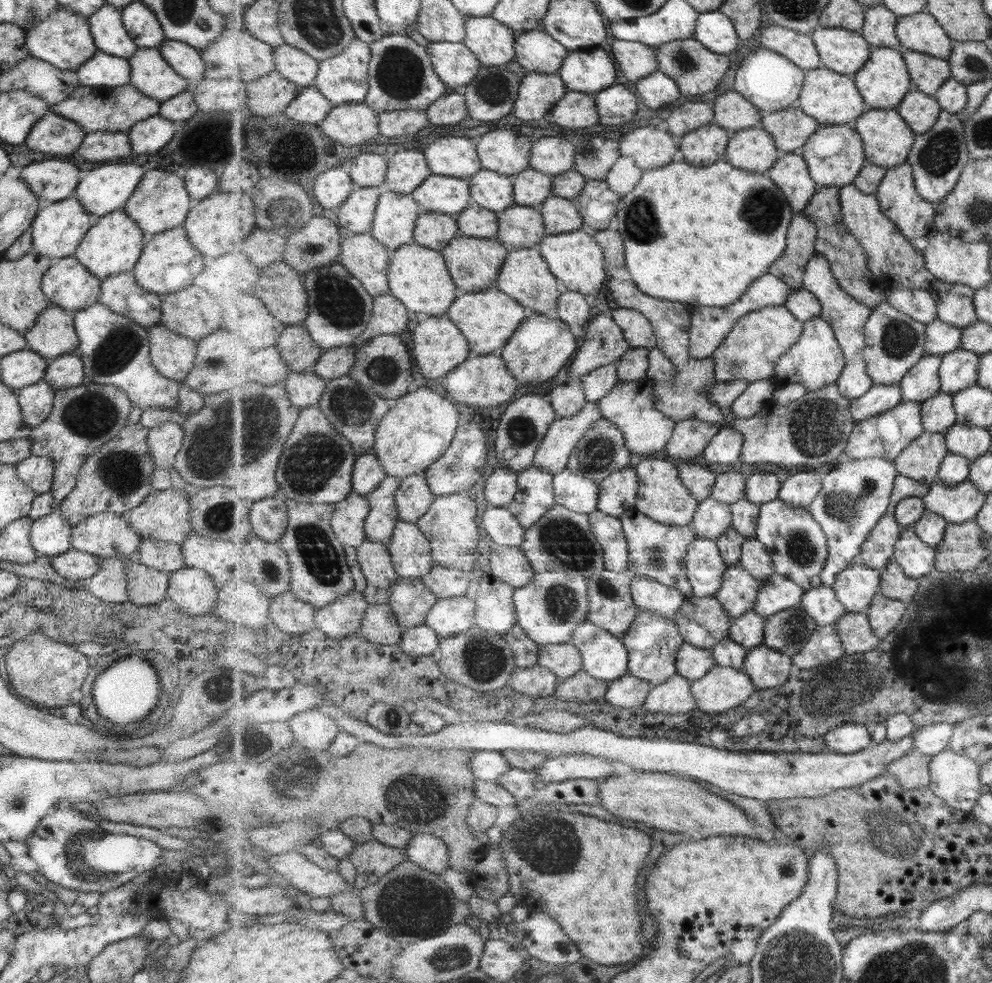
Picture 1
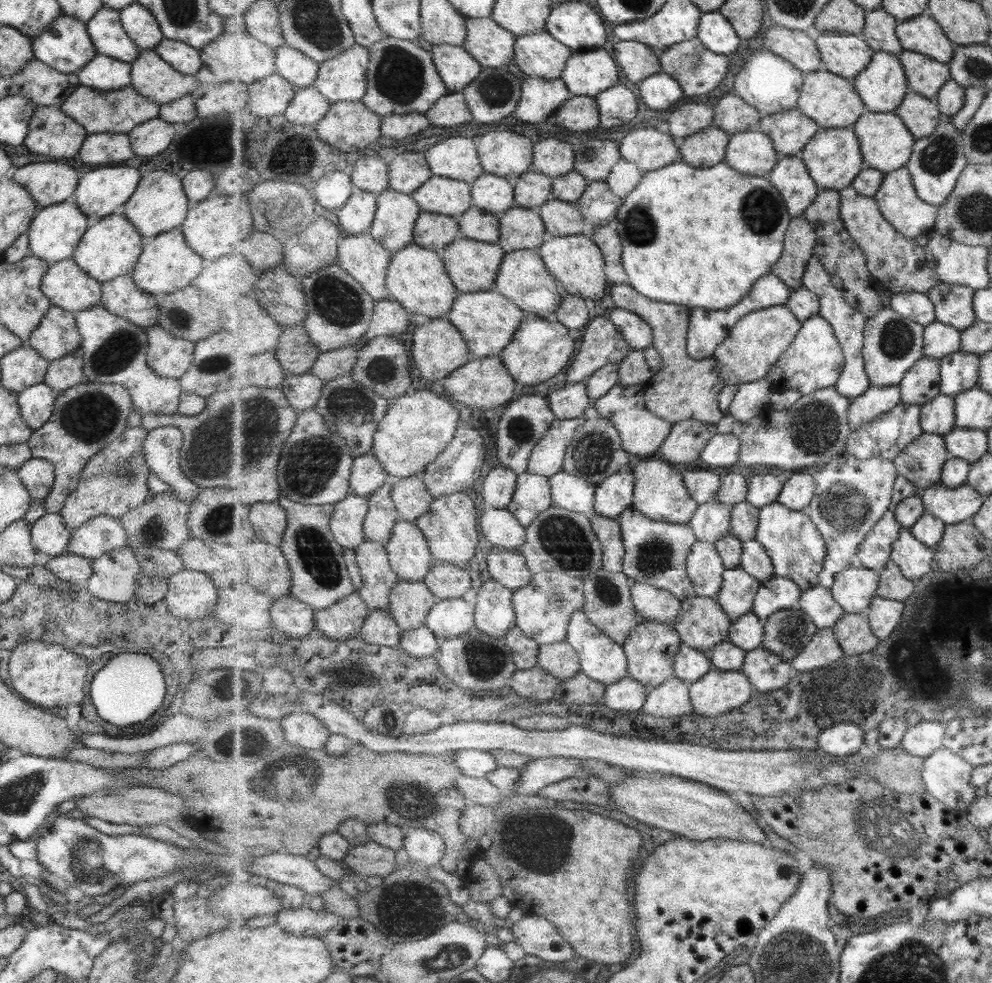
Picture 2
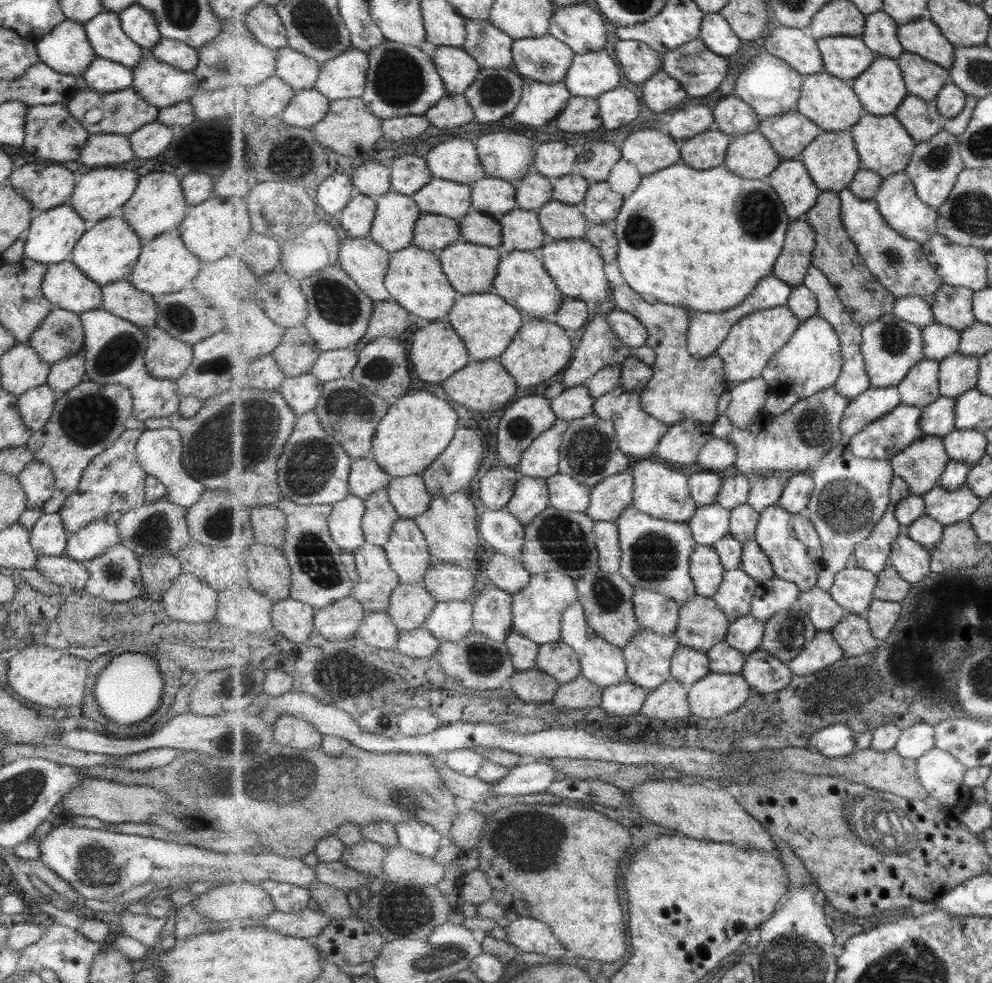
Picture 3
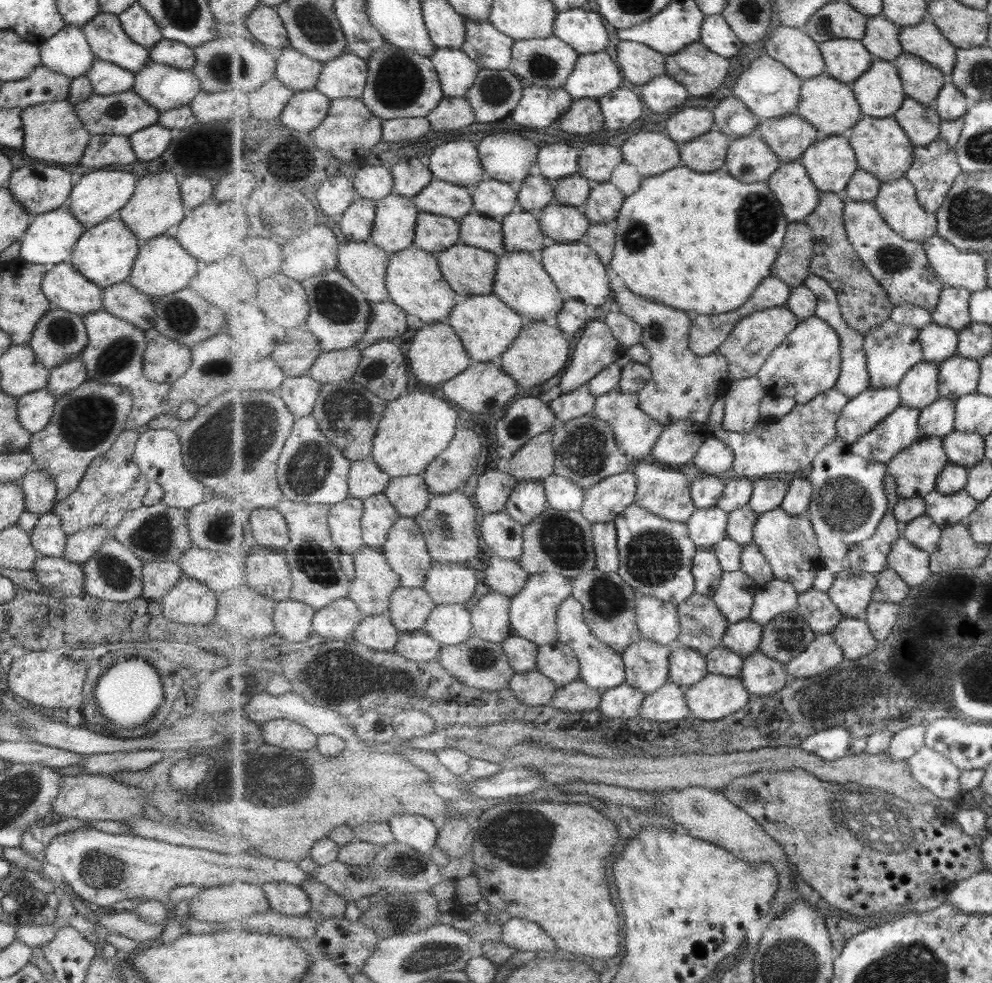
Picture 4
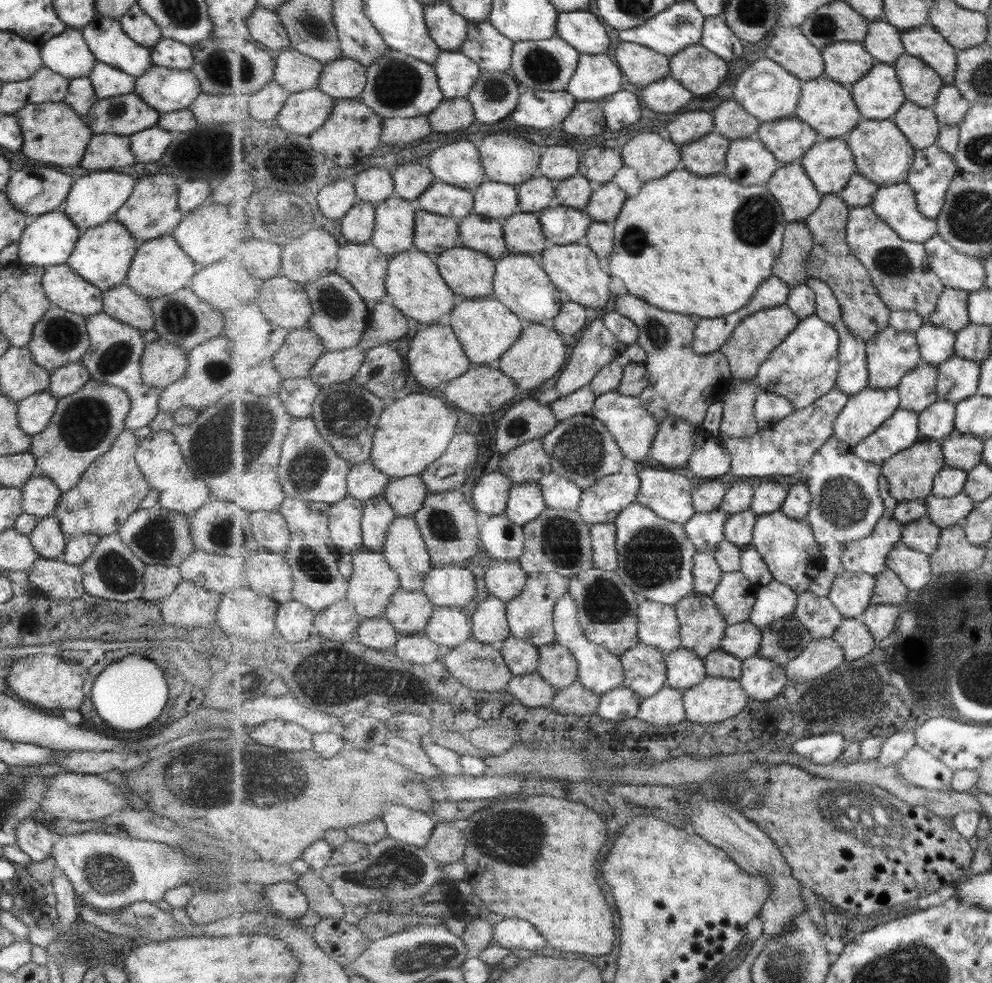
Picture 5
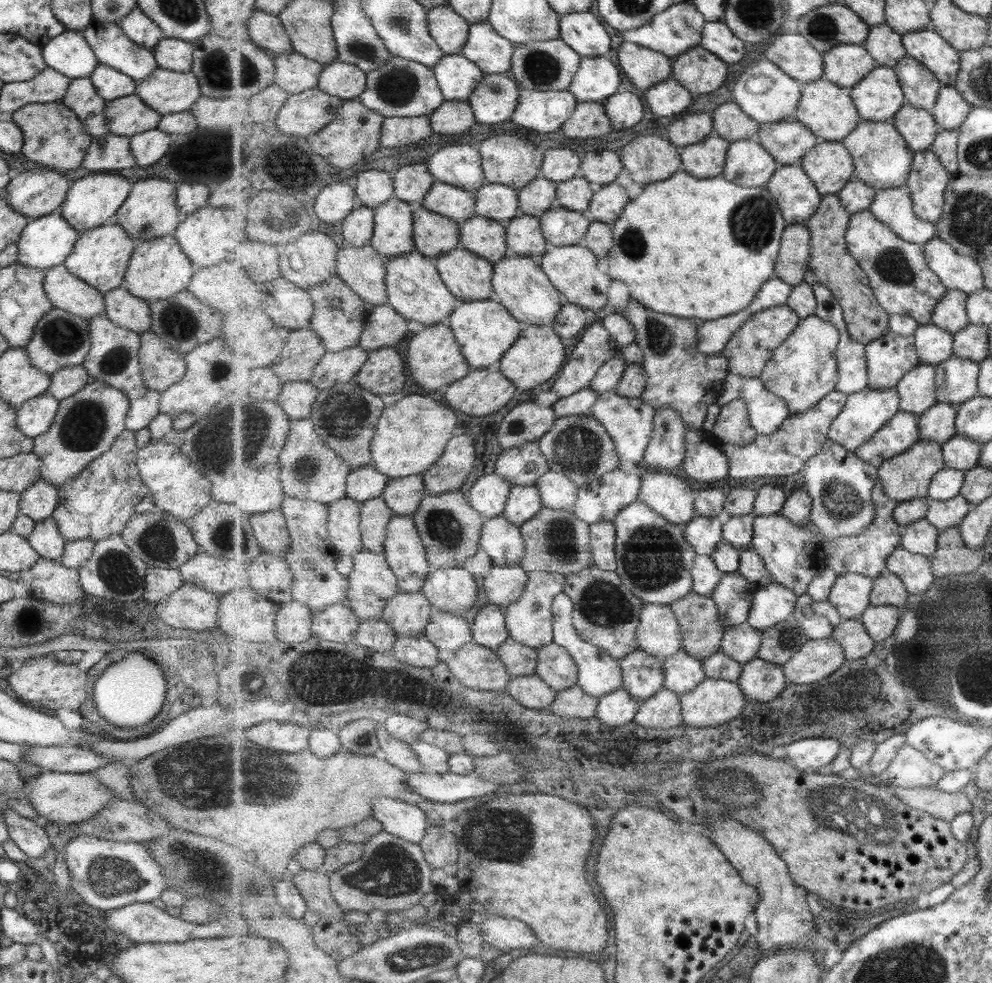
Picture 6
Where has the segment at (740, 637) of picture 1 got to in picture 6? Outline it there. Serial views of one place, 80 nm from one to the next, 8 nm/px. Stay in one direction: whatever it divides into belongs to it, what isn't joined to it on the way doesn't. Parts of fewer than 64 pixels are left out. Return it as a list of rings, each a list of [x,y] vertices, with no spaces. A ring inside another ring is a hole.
[[[748,622],[734,627],[726,627],[721,651],[741,663],[746,663],[758,657],[762,640],[763,632]]]

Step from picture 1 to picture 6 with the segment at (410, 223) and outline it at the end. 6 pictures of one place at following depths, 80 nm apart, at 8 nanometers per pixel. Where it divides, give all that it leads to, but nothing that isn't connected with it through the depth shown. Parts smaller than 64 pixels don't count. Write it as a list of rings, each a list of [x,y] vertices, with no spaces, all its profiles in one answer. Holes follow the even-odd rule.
[[[394,196],[374,211],[372,245],[377,252],[394,258],[416,250],[412,204]]]

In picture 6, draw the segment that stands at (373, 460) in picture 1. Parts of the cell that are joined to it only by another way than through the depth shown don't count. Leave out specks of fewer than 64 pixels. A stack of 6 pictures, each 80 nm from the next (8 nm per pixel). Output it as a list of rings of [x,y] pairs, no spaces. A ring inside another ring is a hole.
[[[373,465],[363,466],[359,470],[352,470],[346,484],[346,496],[358,500],[361,504],[382,497],[390,479],[390,476],[379,472],[379,469]]]

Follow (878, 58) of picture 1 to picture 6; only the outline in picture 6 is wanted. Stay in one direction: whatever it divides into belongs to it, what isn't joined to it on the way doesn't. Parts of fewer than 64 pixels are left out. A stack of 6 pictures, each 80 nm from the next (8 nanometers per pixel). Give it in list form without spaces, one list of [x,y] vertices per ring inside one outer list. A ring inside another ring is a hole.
[[[891,66],[875,67],[850,95],[862,118],[873,122],[893,120],[907,103],[898,73]]]

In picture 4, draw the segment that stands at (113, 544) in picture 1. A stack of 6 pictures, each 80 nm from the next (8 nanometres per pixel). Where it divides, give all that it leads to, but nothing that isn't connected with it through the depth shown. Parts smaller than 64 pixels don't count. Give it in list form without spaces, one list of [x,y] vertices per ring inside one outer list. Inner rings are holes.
[[[91,527],[66,535],[62,557],[67,562],[79,565],[93,556],[103,540],[112,535],[103,527]]]

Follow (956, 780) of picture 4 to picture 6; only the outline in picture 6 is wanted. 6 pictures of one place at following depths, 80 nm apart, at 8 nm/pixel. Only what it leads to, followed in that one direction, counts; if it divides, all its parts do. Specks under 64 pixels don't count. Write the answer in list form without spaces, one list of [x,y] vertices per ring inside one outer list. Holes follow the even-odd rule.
[[[904,744],[889,768],[878,778],[903,788],[919,788],[935,787],[946,774],[943,766],[931,762],[926,754],[914,746]]]

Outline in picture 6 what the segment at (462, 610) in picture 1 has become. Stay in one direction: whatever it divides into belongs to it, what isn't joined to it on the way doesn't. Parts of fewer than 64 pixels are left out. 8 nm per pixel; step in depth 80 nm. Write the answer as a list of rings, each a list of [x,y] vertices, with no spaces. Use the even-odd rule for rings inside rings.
[[[435,610],[427,625],[425,636],[443,650],[452,654],[462,646],[474,642],[474,632],[464,615]]]

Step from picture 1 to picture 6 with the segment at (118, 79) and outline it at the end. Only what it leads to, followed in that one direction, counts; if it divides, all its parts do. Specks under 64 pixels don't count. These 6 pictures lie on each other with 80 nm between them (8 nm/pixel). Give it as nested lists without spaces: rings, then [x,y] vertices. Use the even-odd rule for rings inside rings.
[[[98,64],[88,77],[97,96],[104,101],[134,94],[136,83],[113,68]]]

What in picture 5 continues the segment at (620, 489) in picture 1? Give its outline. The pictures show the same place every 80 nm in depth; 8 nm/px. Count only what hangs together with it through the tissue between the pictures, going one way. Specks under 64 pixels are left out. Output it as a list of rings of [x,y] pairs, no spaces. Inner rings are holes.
[[[607,474],[593,486],[584,488],[578,508],[589,525],[615,523],[631,503],[638,500],[642,480],[636,474]]]

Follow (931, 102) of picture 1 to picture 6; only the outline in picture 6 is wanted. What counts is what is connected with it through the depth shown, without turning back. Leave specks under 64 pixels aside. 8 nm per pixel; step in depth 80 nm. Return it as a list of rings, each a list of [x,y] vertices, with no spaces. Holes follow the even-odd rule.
[[[909,102],[902,106],[892,121],[915,152],[931,148],[940,128],[932,111],[917,108]]]

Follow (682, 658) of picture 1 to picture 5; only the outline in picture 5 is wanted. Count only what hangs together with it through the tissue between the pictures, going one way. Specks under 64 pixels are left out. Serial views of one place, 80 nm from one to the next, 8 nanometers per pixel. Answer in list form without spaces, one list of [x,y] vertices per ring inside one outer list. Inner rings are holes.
[[[681,646],[666,656],[668,686],[680,690],[701,684],[708,676],[705,658]]]

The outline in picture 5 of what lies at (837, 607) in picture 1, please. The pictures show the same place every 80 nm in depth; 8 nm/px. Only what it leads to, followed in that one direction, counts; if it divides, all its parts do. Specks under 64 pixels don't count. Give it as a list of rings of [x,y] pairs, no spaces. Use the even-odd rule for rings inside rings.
[[[810,590],[798,595],[795,615],[814,639],[832,637],[845,619],[829,597],[817,596]]]

